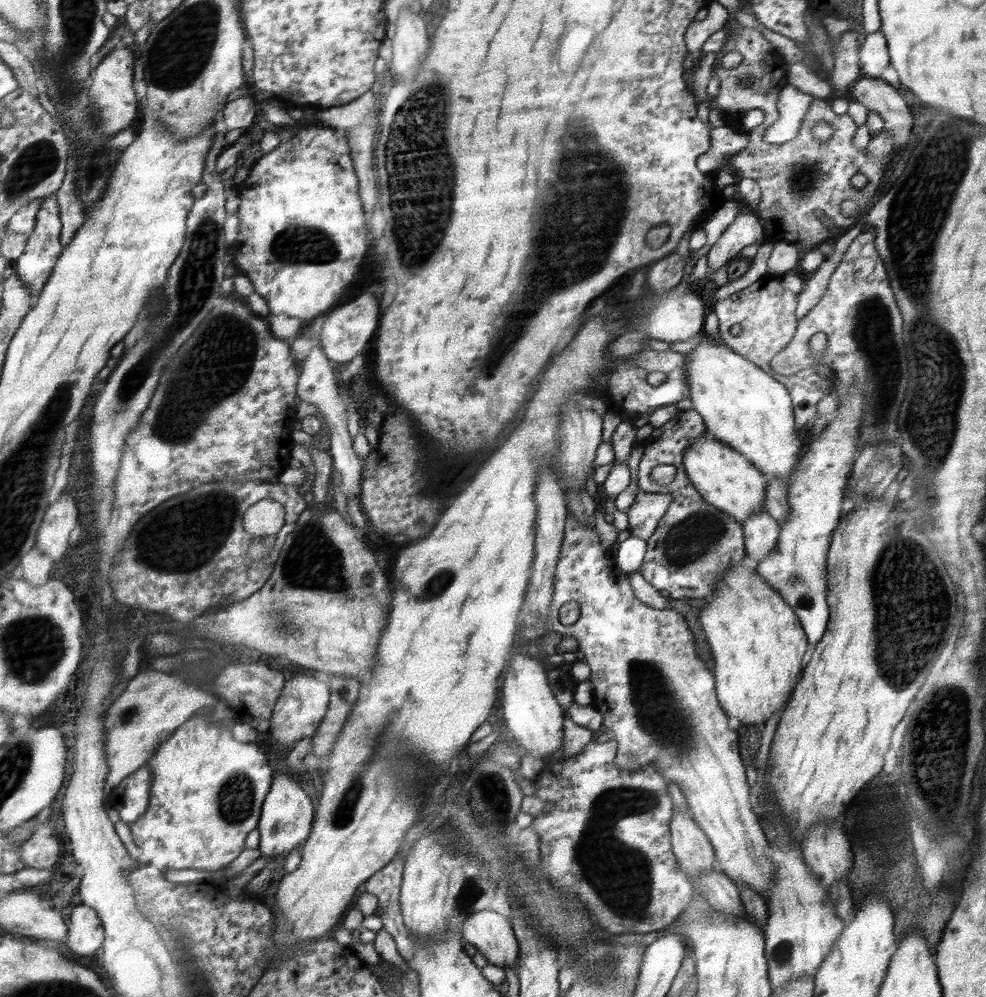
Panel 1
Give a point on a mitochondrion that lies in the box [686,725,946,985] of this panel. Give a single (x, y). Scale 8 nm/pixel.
(782, 955)

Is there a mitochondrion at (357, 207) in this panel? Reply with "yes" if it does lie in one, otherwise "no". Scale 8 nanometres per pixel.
no

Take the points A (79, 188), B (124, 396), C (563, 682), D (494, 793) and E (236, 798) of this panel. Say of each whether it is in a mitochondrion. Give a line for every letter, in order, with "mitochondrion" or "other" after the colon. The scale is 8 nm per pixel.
A: other
B: mitochondrion
C: other
D: mitochondrion
E: mitochondrion

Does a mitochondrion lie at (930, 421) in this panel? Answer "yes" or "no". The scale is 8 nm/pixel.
yes

